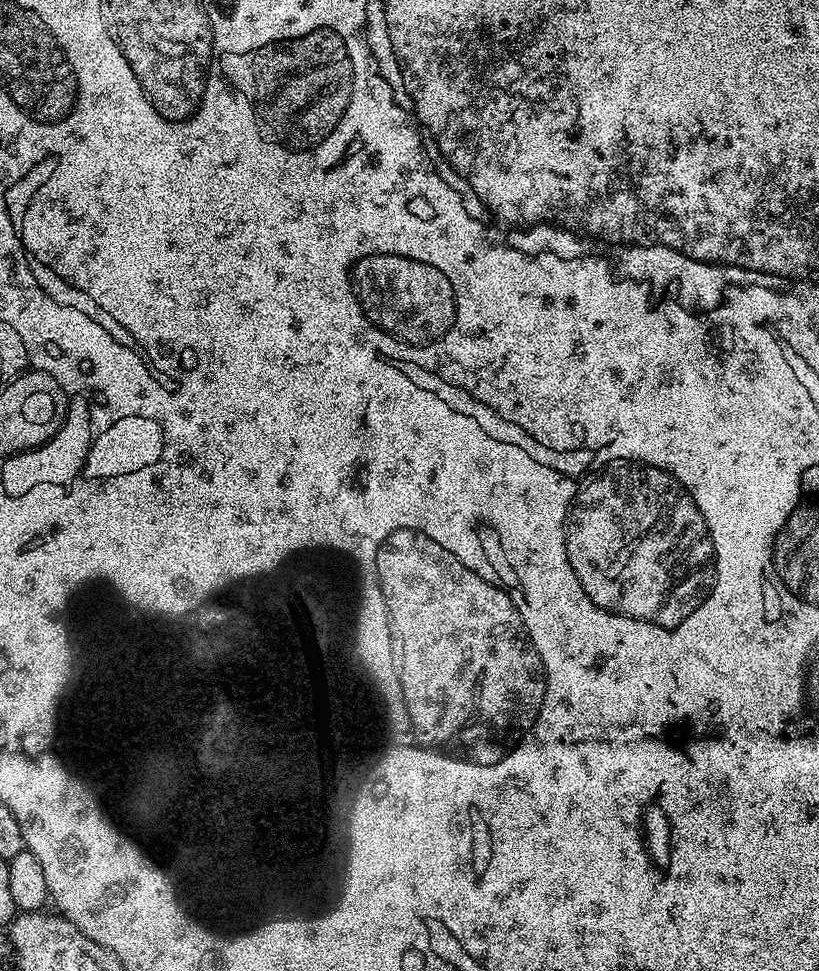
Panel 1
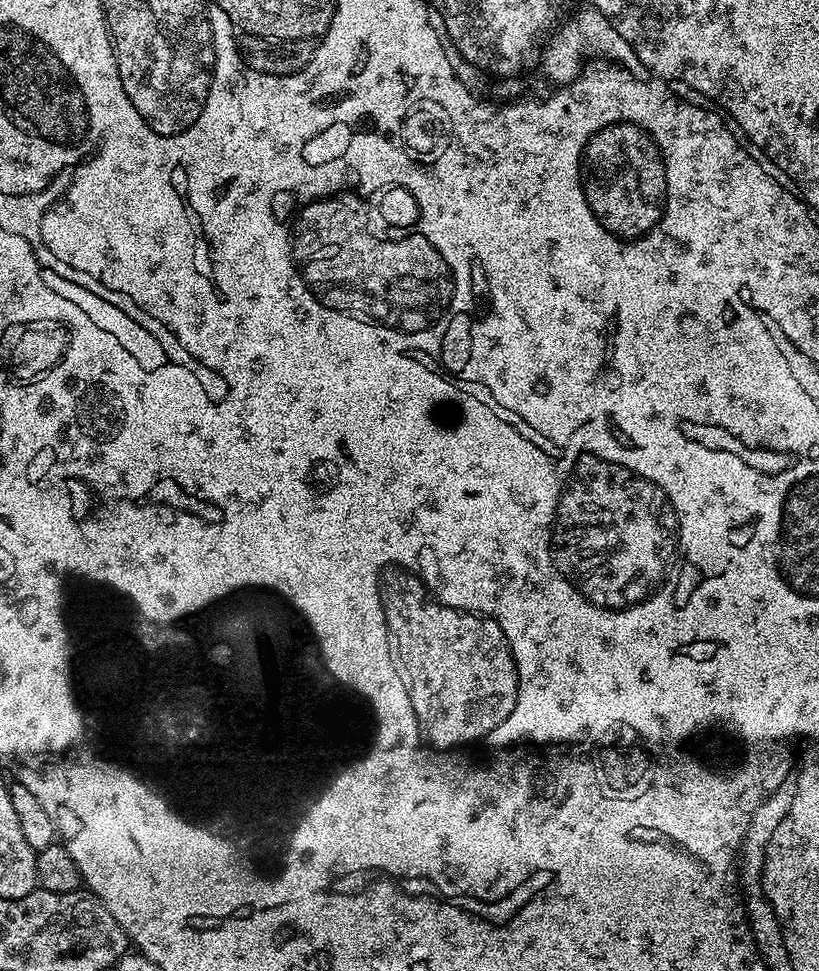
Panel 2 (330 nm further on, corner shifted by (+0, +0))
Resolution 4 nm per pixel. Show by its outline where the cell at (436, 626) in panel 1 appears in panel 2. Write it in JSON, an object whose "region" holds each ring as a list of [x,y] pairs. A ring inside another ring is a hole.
{"region":[[[392,566],[383,573],[382,576],[382,611],[384,614],[384,624],[388,629],[391,643],[394,645],[395,655],[398,657],[399,667],[402,669],[404,685],[408,687],[410,694],[410,706],[416,715],[416,724],[420,727],[421,737],[433,749],[436,750],[456,750],[459,744],[472,744],[483,741],[485,736],[490,734],[503,720],[514,710],[516,705],[516,695],[520,679],[516,673],[516,663],[512,657],[512,651],[508,649],[508,640],[502,634],[498,622],[491,616],[477,614],[475,612],[460,612],[457,608],[451,608],[441,604],[439,599],[433,598],[428,589],[424,587],[424,581],[414,572],[409,572],[399,566]]]}

